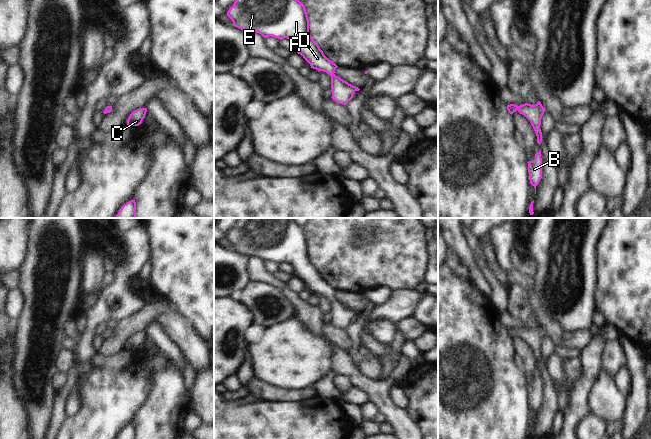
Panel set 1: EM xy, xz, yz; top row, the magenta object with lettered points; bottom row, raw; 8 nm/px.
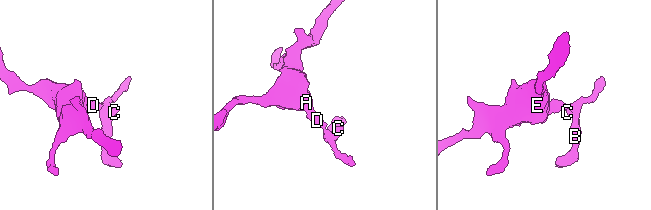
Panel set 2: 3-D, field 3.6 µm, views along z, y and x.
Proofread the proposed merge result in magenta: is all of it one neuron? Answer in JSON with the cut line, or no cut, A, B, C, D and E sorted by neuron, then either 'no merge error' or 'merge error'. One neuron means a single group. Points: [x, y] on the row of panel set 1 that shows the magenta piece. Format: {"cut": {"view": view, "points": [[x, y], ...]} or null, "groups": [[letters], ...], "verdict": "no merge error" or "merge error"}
{"cut": null, "groups": [["A", "B", "C", "D", "E"]], "verdict": "no merge error"}

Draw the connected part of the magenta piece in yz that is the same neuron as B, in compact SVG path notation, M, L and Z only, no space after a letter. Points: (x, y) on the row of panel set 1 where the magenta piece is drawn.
M541 150L535 154L535 159L533 161L528 162L528 172L529 172L529 180L531 185L535 188L536 194L536 186L539 184L542 178L542 158L541 158Z

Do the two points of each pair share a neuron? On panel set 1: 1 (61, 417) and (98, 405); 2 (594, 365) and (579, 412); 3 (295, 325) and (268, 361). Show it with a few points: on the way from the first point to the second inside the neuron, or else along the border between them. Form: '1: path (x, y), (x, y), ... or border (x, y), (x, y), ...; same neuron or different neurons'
1: border (67, 418), (61, 428); different neurons
2: path (588, 377), (582, 386), (579, 400); same neuron
3: path (293, 334), (277, 352); same neuron

